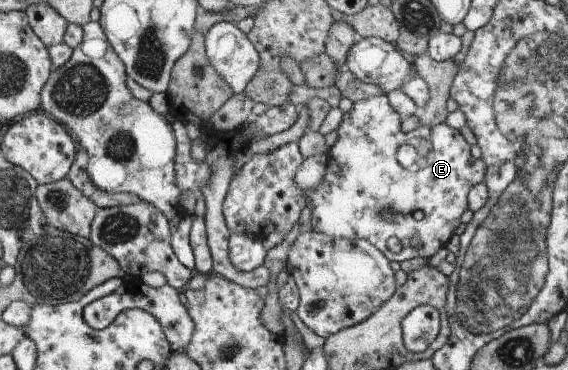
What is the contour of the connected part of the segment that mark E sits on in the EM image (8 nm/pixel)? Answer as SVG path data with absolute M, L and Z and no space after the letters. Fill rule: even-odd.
M378 94L376 96L367 97L352 104L353 108L350 112L343 113L343 119L337 128L337 140L330 148L328 162L326 166L326 174L322 178L322 182L318 184L316 190L304 190L307 195L308 205L312 207L311 229L319 231L320 234L327 234L333 239L352 239L352 240L368 240L374 246L379 247L388 259L397 260L398 262L409 261L412 258L428 258L438 253L440 249L448 246L450 238L456 234L456 228L460 226L469 217L468 205L470 204L470 192L474 185L478 185L485 180L487 174L487 163L482 158L476 158L476 154L472 154L472 145L464 139L464 136L458 129L450 127L446 123L440 123L436 126L422 126L404 133L401 130L402 115L391 105L387 94ZM386 210L392 212L392 222L386 220Z

